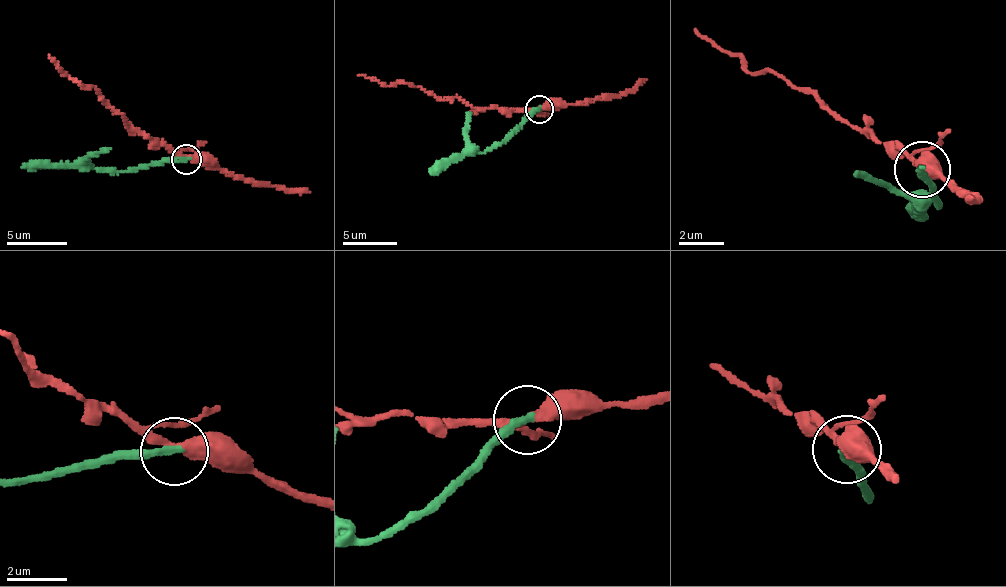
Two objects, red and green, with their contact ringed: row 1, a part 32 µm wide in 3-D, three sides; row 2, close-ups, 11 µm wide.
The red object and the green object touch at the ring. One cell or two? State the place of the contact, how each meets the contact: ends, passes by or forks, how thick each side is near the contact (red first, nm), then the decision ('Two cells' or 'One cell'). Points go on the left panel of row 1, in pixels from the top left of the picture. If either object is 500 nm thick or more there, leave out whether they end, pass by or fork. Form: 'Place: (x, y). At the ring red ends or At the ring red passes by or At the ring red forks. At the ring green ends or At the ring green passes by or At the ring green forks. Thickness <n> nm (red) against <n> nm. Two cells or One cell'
Place: (186, 159). At the ring red passes by. At the ring green ends. Thickness 320 nm (red) against 240 nm. Two cells

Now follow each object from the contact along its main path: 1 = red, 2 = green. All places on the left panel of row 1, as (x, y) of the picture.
1: (186, 158), (128, 131), (121, 113), (102, 103), (95, 89), (61, 75), (49, 55)
2: (186, 158), (117, 171), (93, 165), (60, 164), (21, 167)

